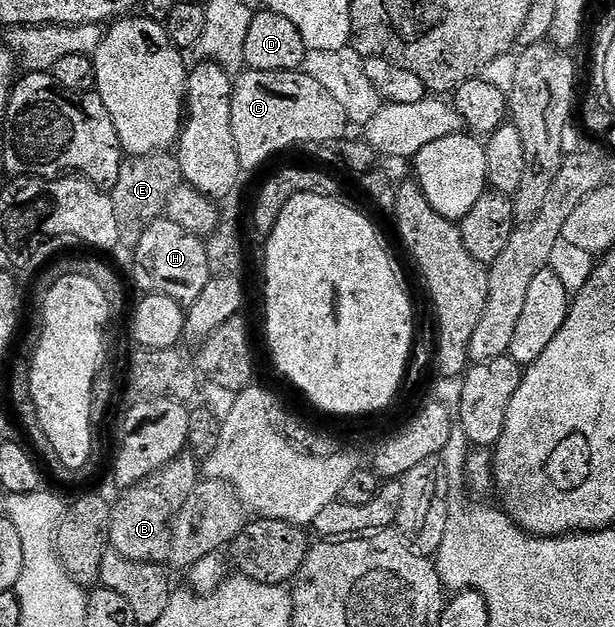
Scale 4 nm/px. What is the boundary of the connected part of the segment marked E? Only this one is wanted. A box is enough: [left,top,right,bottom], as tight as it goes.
[110,151,183,251]

